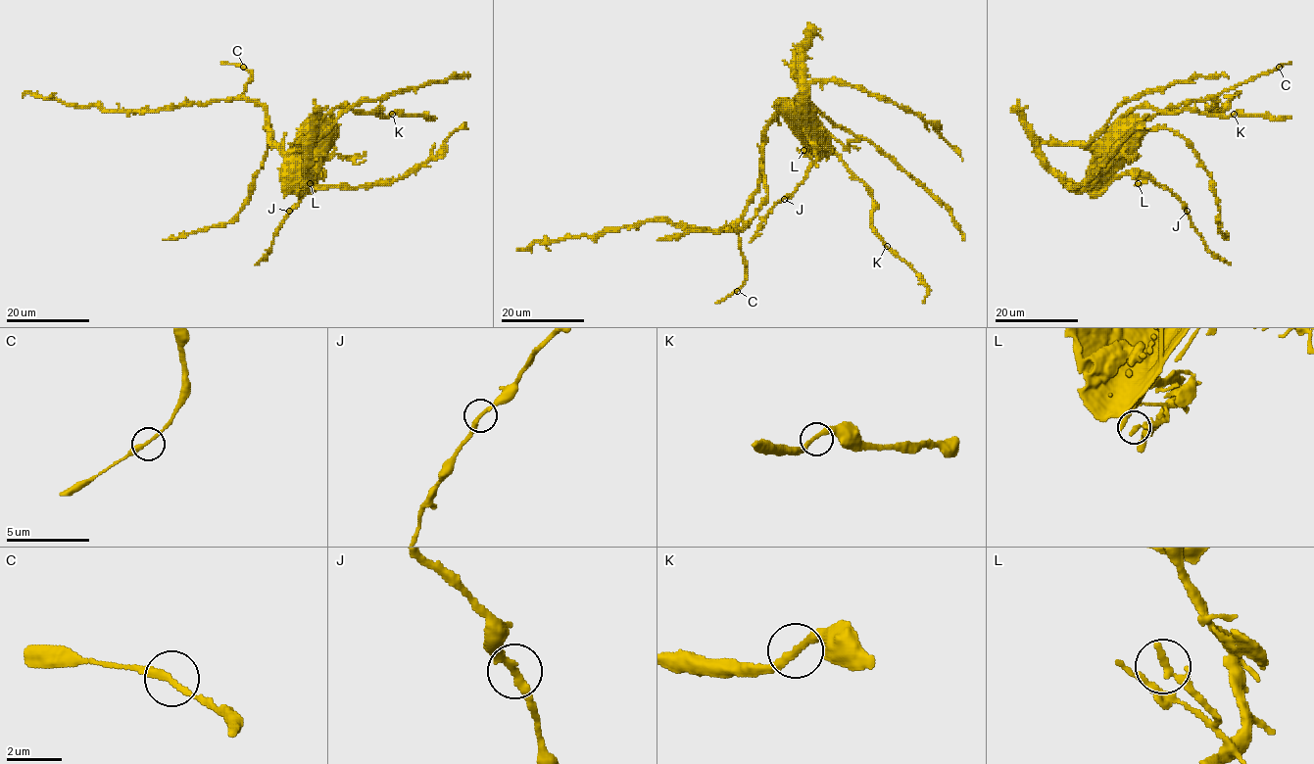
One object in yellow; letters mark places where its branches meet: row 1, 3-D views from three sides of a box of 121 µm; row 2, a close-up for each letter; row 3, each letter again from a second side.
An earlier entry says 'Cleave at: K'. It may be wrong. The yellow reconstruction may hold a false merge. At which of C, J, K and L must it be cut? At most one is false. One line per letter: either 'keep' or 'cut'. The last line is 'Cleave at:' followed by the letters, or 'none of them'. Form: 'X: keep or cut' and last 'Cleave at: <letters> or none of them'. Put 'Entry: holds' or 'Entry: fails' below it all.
C: keep
J: keep
K: keep
L: keep
Cleave at: none of them
Entry: fails

